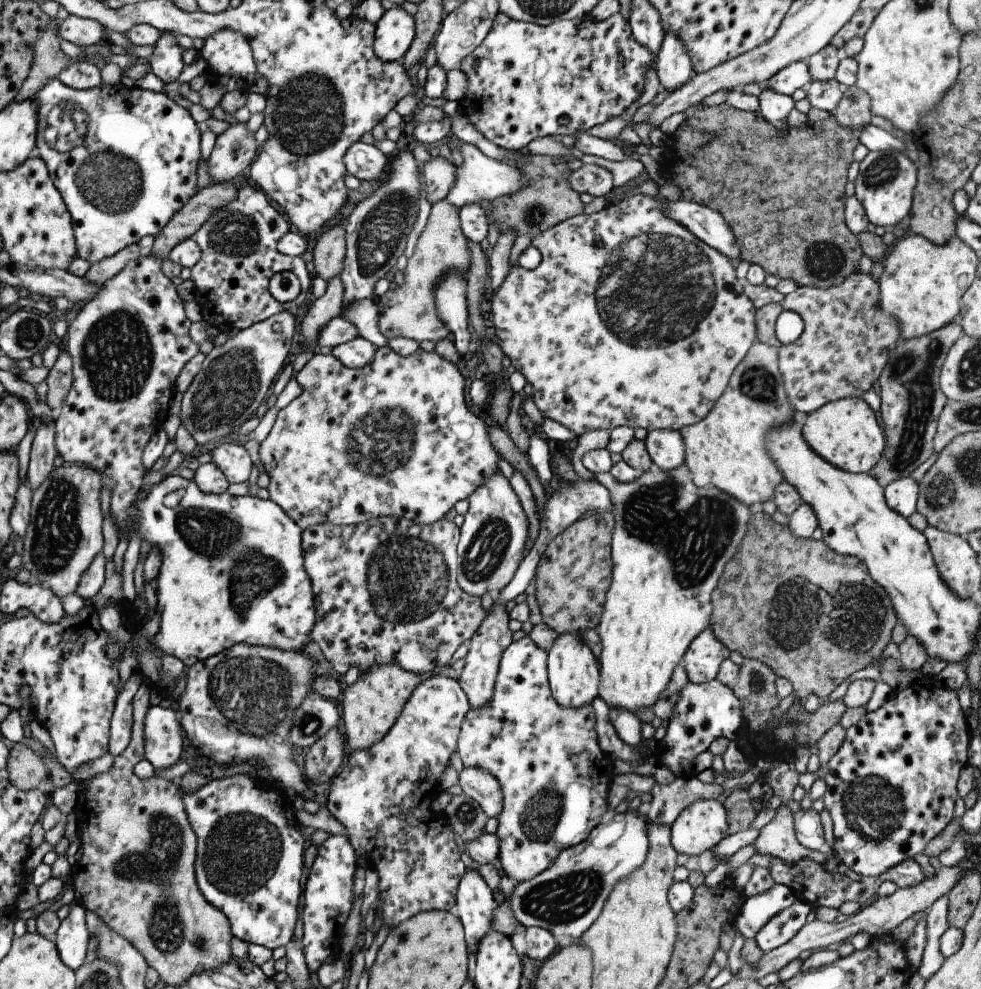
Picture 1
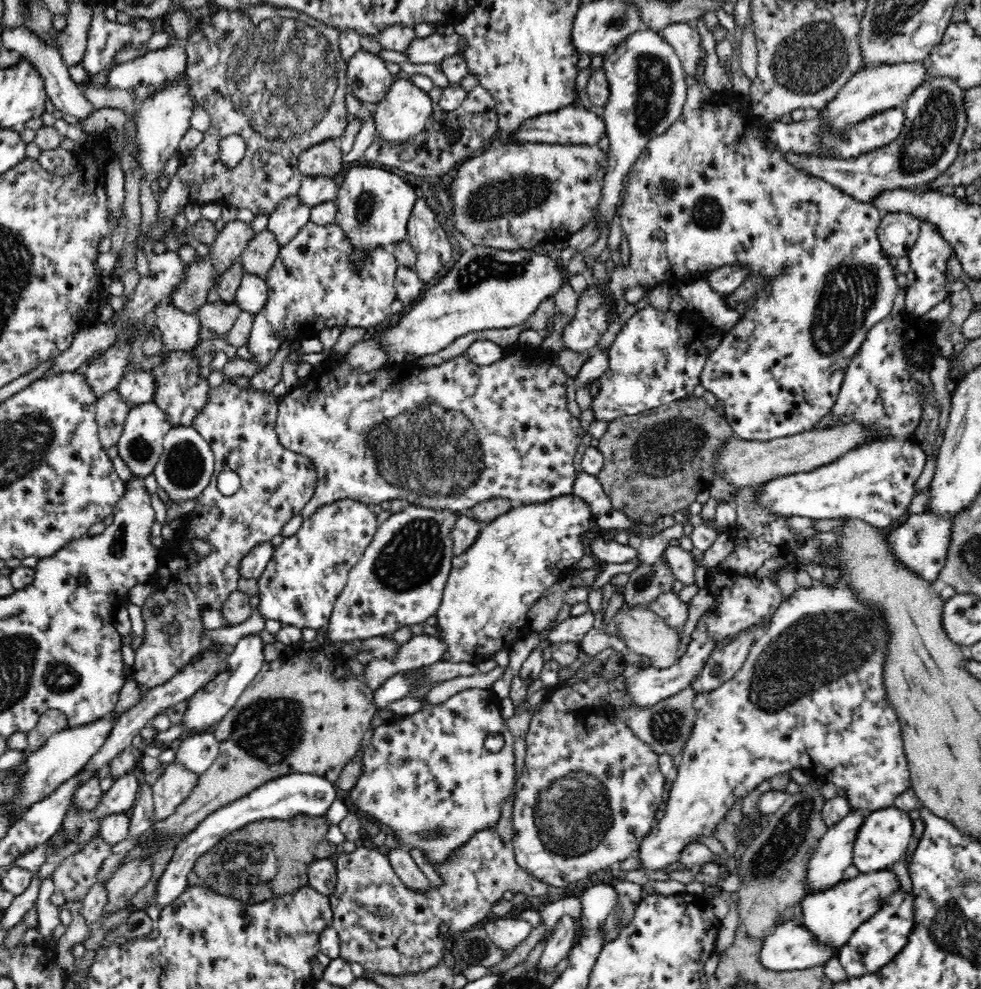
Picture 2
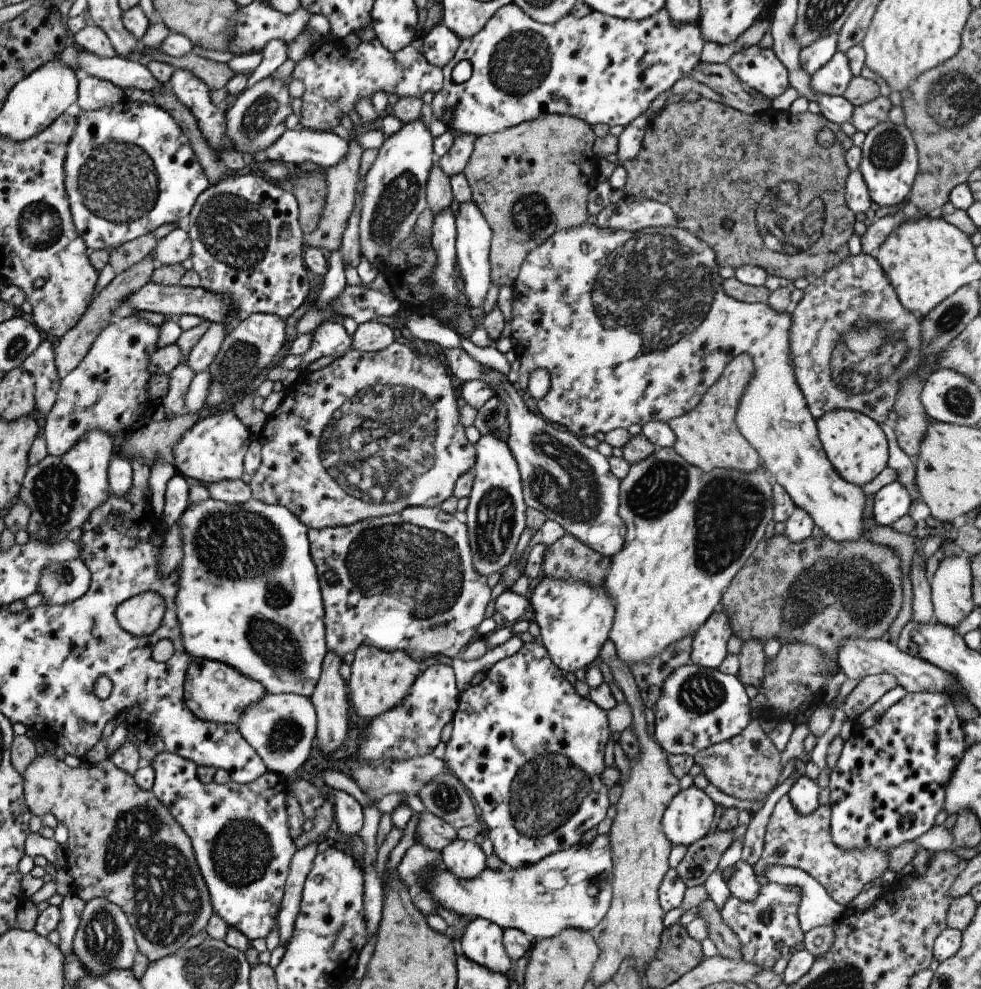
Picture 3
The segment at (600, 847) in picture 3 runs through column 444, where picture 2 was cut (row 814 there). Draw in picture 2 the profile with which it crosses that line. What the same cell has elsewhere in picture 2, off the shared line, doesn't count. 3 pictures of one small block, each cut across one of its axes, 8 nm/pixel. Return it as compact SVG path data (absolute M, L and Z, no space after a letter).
M894 806L867 813L854 842L853 865L858 868L860 873L869 873L886 867L890 868L895 862L900 861L900 856L906 852L906 848L912 840L912 832L914 832L912 821L907 812Z

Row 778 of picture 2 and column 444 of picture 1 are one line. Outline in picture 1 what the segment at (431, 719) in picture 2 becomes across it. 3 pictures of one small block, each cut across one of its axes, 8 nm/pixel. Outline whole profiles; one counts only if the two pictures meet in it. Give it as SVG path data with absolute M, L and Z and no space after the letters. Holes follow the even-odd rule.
M386 345L377 348L369 365L357 369L345 367L332 353L324 355L316 351L308 364L294 375L298 384L302 386L302 394L292 400L288 406L279 410L269 435L260 443L259 460L261 470L270 477L267 487L269 498L278 504L302 530L312 525L322 524L322 522L334 522L335 525L340 526L360 524L360 522L372 520L374 512L378 512L378 516L386 516L386 514L397 517L406 516L408 520L429 525L446 516L448 510L452 510L457 502L467 499L476 488L489 479L490 475L500 471L498 468L499 452L490 440L488 426L466 405L464 398L466 380L460 371L460 365L444 359L435 350L428 352L420 348L410 356L402 356ZM354 430L356 430L356 468L358 470L346 460L350 432Z

